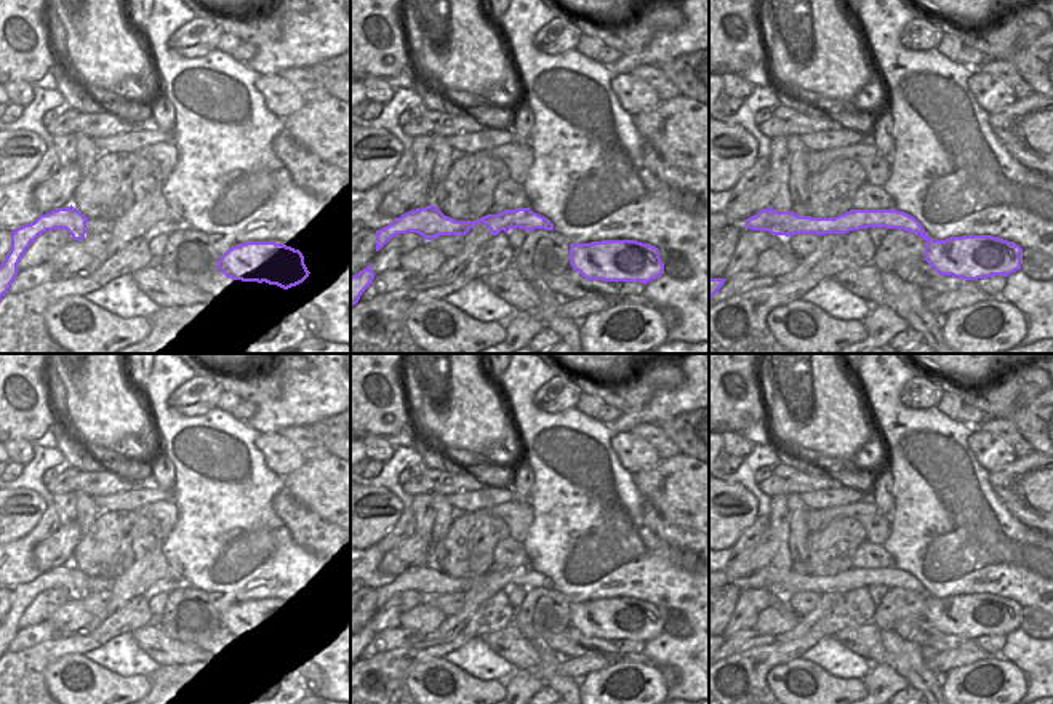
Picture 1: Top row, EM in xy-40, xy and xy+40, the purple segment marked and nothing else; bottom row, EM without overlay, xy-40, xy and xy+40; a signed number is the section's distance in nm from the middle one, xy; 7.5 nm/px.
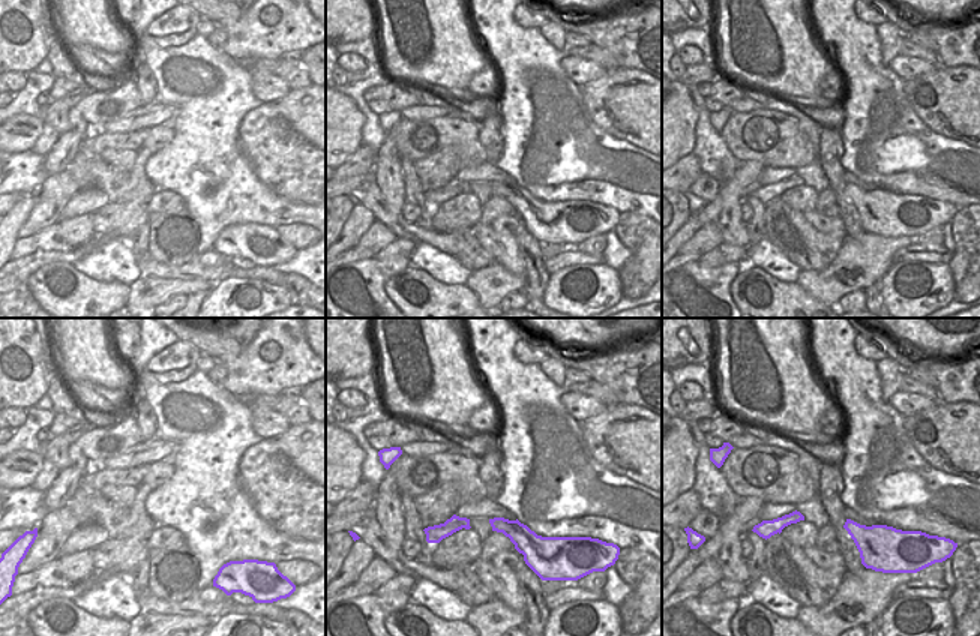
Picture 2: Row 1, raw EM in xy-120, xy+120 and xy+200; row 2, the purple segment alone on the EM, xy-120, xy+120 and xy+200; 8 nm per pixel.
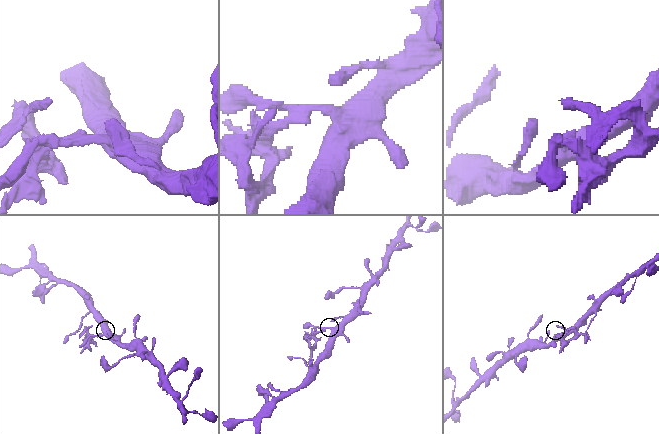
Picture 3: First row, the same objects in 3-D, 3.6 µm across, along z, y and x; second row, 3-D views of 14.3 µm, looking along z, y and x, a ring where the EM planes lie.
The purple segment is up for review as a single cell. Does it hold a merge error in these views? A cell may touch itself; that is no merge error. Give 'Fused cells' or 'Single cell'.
Fused cells.

